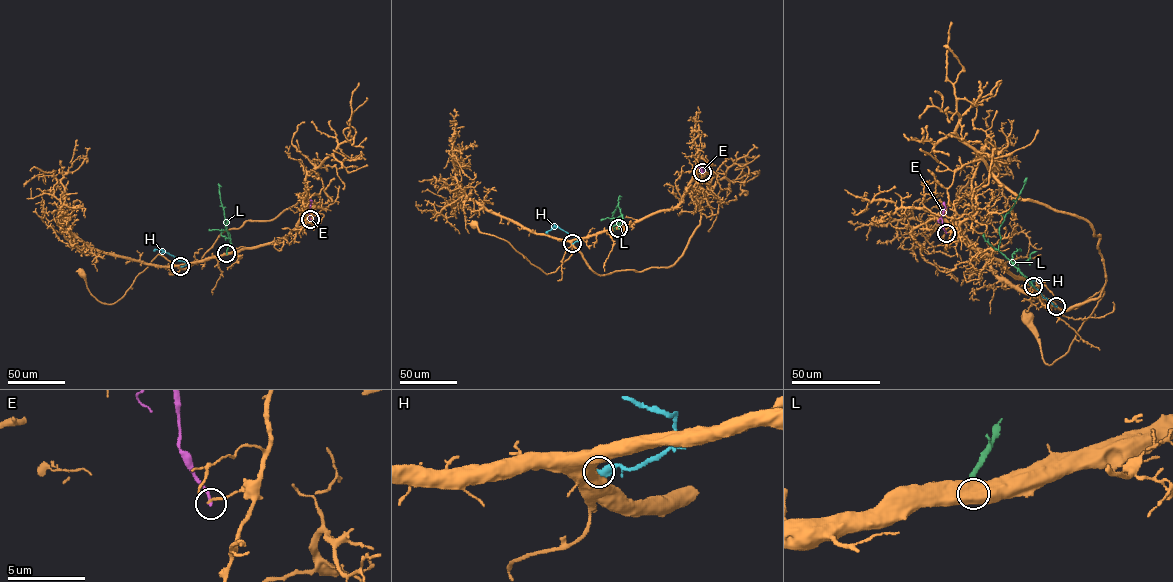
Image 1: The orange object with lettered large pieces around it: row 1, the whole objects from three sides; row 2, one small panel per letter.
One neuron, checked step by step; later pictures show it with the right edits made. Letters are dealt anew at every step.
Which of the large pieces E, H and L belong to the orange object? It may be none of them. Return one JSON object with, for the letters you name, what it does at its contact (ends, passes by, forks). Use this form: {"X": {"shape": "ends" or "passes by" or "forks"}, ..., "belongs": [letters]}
{"belongs": []}

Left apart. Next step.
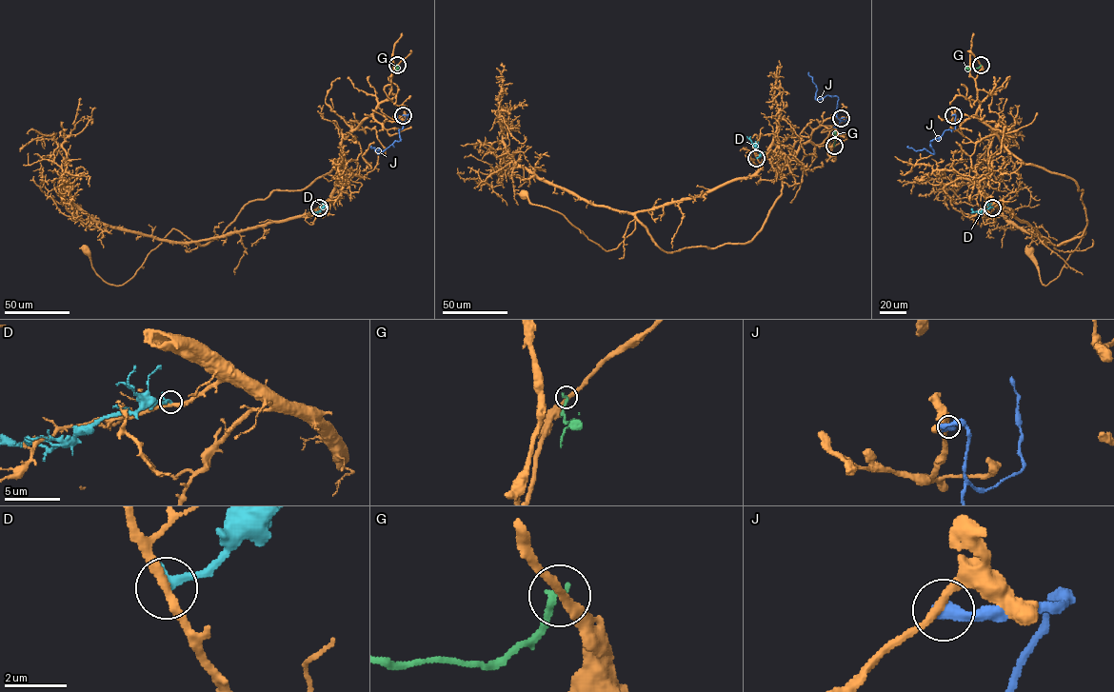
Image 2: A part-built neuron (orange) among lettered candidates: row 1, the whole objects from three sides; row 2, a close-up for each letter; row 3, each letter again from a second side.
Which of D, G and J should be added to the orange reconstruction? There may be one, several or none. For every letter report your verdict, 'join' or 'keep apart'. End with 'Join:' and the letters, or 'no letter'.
D: keep apart
G: keep apart
J: keep apart
Join: no letter

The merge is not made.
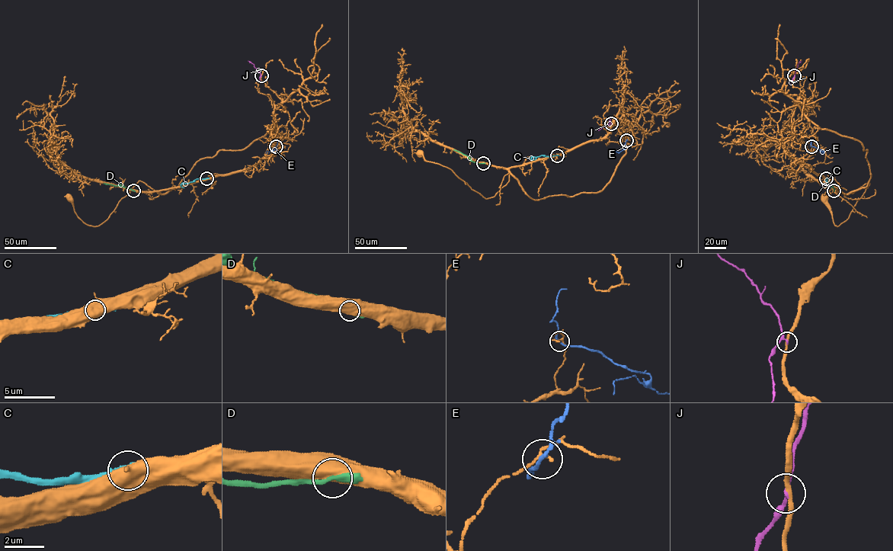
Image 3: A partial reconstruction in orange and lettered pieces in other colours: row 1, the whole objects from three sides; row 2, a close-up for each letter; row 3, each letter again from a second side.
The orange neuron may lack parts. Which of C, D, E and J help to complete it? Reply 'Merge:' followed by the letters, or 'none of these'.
Merge: none of these

